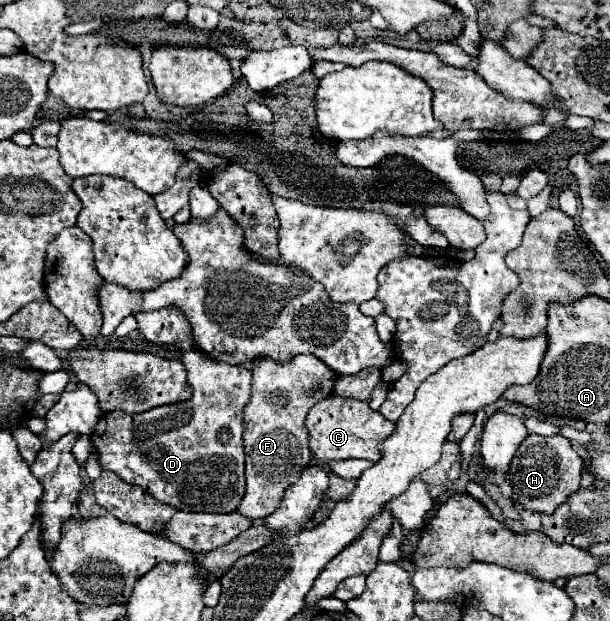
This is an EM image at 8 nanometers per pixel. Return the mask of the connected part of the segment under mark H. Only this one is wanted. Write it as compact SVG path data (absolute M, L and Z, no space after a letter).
M527 435L509 465L509 479L513 487L511 499L517 501L527 511L549 515L569 495L579 491L581 473L583 473L583 459L571 447L569 439L565 439L563 435L549 435L549 437Z

